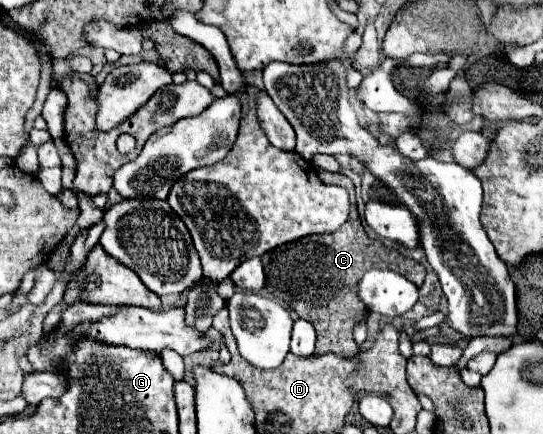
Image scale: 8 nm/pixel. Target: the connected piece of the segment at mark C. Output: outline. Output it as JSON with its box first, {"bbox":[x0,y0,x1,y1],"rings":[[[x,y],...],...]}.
{"bbox":[261,170,425,358],"rings":[[[319,170],[319,178],[325,184],[343,186],[351,196],[351,216],[349,220],[333,234],[317,234],[307,236],[289,244],[283,244],[271,252],[261,256],[265,268],[265,286],[267,290],[285,300],[303,320],[309,320],[317,332],[315,356],[321,354],[337,354],[341,358],[353,358],[359,346],[351,338],[351,330],[355,326],[359,312],[367,312],[365,304],[357,296],[357,284],[363,274],[371,268],[389,268],[403,274],[417,288],[421,288],[425,280],[425,268],[409,256],[403,256],[397,248],[387,248],[379,240],[371,240],[357,214],[355,206],[355,190],[353,182],[343,174],[333,174],[327,170]]]}

